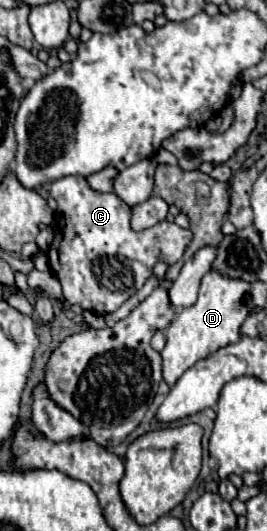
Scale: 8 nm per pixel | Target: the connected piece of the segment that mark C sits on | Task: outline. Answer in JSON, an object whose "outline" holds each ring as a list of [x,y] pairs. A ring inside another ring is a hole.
{"outline":[[[78,175],[54,181],[50,185],[50,195],[58,203],[58,229],[54,243],[48,249],[50,267],[62,283],[64,299],[72,305],[82,305],[84,309],[98,315],[108,315],[116,311],[152,275],[148,267],[154,267],[160,257],[168,265],[176,263],[192,241],[190,229],[182,229],[176,223],[168,221],[160,221],[140,233],[132,231],[130,207],[114,193],[96,193],[88,187],[86,179]]]}

